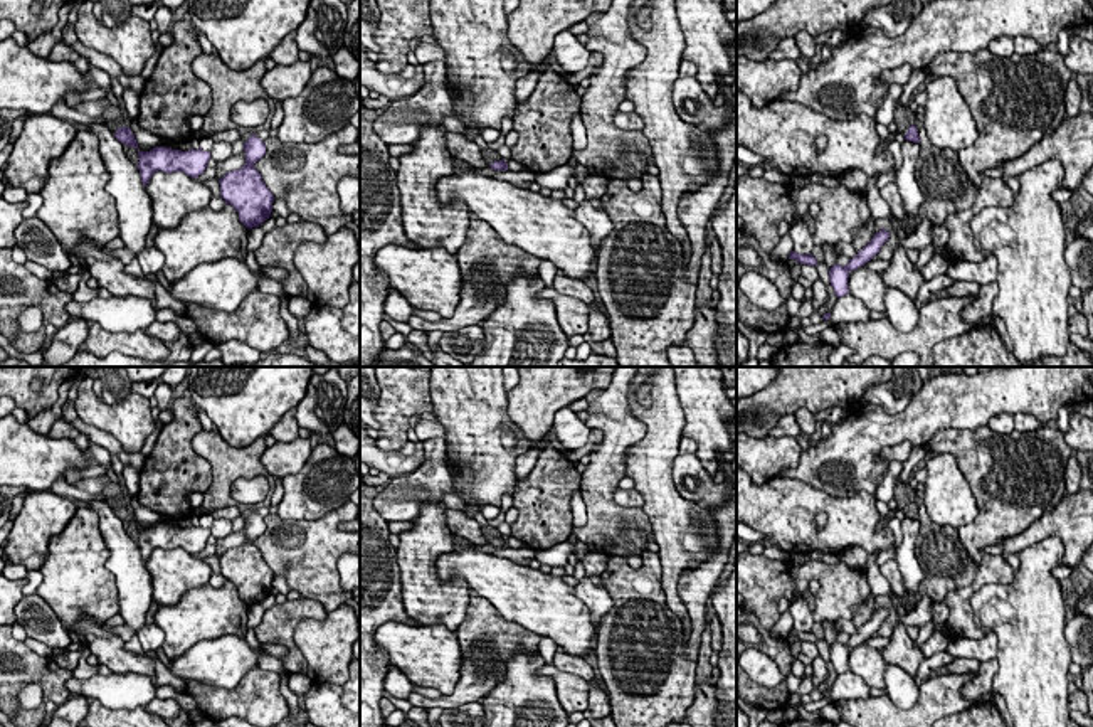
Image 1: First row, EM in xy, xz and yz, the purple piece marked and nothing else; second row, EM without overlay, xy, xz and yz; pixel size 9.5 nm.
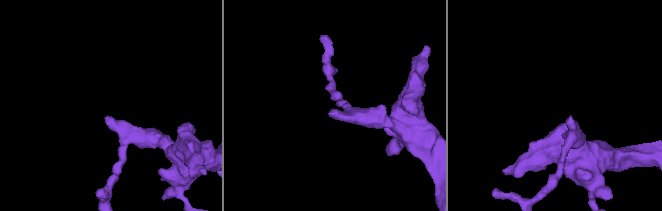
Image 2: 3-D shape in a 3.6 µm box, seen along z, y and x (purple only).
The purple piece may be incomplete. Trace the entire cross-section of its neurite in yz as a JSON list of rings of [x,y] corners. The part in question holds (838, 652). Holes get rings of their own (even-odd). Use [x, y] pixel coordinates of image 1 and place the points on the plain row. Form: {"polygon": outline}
{"polygon": [[[879,608],[873,613],[871,619],[866,621],[856,634],[849,636],[846,643],[834,641],[829,646],[829,660],[834,665],[834,670],[837,675],[849,671],[847,666],[847,655],[851,648],[856,648],[858,645],[864,643],[868,638],[871,638],[881,626],[881,623],[888,618],[890,609]]]}

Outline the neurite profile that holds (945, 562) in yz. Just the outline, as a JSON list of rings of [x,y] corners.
[[[925,505],[918,507],[918,513],[920,533],[915,555],[925,577],[916,589],[915,606],[925,596],[932,599],[932,604],[943,604],[950,591],[974,582],[980,565],[970,559],[960,540],[958,528],[933,523]]]

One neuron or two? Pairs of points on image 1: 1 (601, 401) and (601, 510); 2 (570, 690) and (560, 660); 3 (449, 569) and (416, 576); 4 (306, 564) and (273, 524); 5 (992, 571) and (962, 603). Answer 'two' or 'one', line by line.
1: one
2: two
3: two
4: one
5: one

